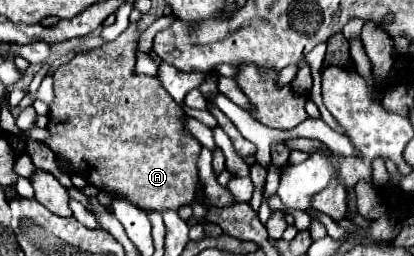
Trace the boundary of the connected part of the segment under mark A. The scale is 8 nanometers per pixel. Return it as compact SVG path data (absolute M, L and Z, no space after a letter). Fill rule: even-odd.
M130 23L130 27L112 43L104 43L102 47L98 49L92 49L88 53L80 53L76 55L70 63L62 65L56 69L54 73L54 101L50 103L50 113L48 113L48 131L50 131L50 137L46 141L42 141L44 145L48 145L54 155L58 155L74 175L80 175L84 177L90 185L102 189L104 193L110 193L112 197L118 197L118 199L124 199L128 203L132 203L134 207L142 209L142 211L178 211L178 207L182 205L193 205L193 212L198 220L204 218L206 214L206 208L196 202L194 197L196 195L196 185L198 185L198 167L196 167L196 161L198 161L198 155L200 155L200 149L202 145L192 137L192 135L186 135L184 131L184 119L186 119L186 113L182 111L180 105L174 103L174 99L170 99L170 95L166 95L166 89L162 87L162 83L156 79L156 77L148 77L148 75L140 75L136 73L136 49L138 49L138 39L140 39L140 31L136 27L136 23Z

